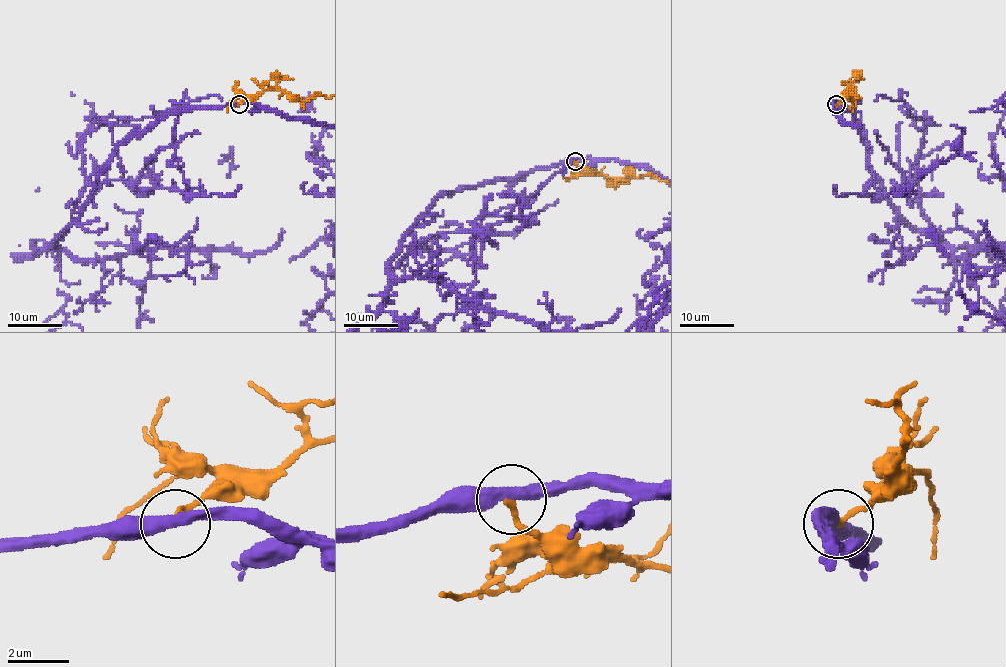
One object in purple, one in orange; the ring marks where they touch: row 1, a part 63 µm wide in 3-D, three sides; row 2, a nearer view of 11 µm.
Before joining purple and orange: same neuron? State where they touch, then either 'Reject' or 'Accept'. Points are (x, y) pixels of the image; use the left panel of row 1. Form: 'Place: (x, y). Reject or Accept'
Place: (239, 104). Reject

